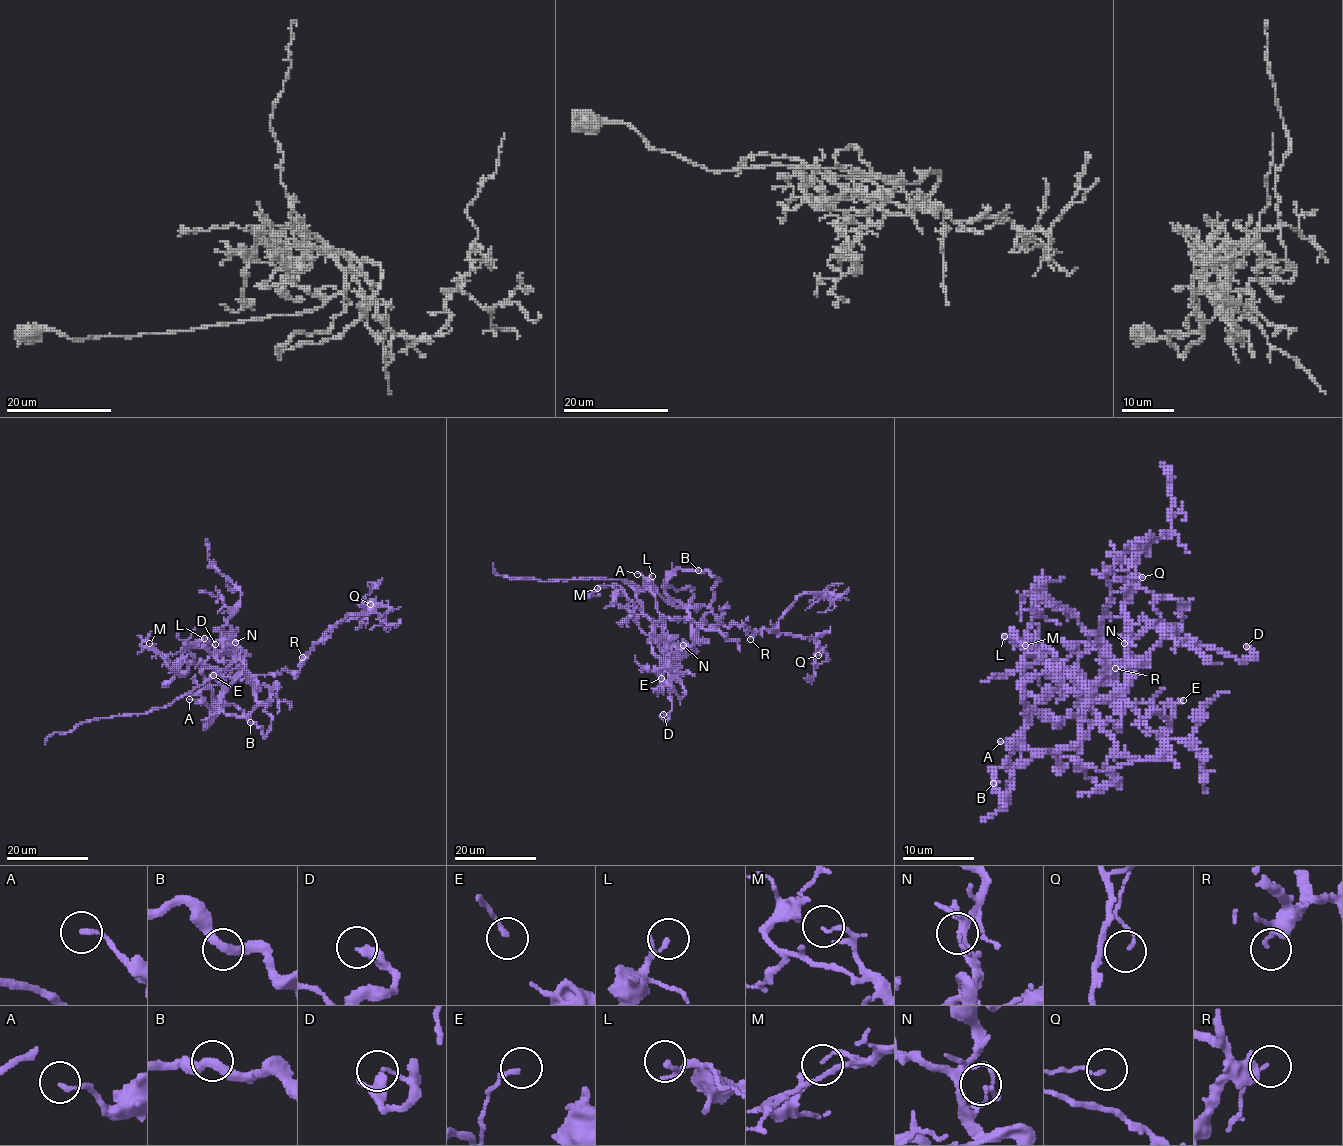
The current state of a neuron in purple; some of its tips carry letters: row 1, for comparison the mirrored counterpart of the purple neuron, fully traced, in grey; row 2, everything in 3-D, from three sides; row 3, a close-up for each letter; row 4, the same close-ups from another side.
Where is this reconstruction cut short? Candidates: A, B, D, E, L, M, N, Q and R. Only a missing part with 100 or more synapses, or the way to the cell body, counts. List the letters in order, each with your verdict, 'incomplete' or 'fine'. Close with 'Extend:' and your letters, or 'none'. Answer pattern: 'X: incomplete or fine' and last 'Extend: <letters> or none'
A: fine
B: fine
D: fine
E: fine
L: fine
M: fine
N: fine
Q: fine
R: fine
Extend: none

